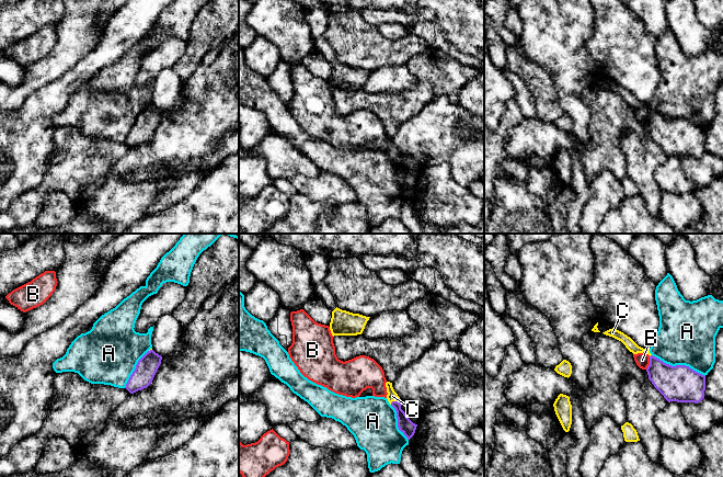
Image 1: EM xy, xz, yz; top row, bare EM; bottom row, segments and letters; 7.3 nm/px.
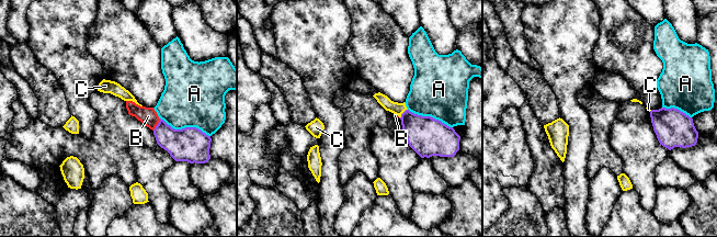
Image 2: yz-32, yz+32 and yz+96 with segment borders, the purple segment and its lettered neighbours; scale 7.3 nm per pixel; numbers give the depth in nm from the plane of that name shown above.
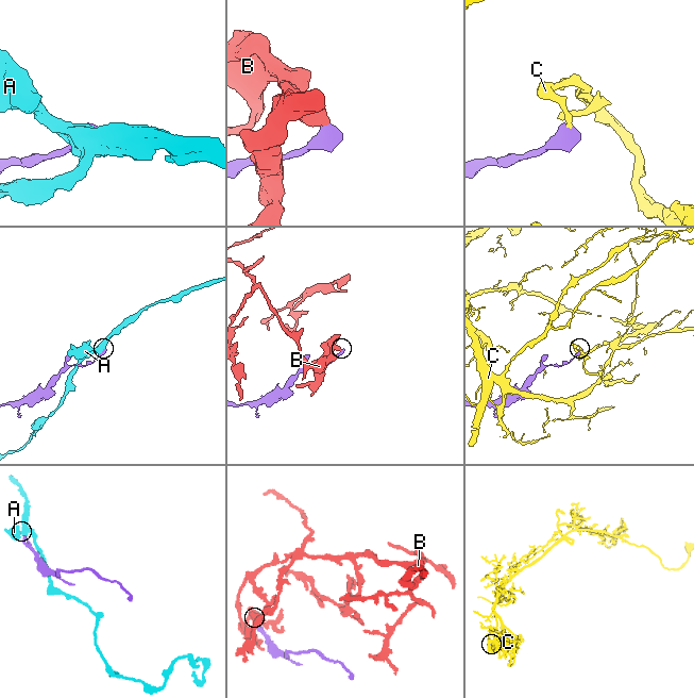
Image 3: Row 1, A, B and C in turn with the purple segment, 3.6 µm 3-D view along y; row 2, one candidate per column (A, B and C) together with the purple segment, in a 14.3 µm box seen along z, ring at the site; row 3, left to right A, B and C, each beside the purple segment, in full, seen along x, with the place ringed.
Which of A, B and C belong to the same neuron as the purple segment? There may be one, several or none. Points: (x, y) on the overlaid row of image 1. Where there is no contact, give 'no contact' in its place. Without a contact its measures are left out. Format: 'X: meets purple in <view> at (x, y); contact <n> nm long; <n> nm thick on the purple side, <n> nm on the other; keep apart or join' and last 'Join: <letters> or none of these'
A: meets purple in yz at (678, 365); contact 420 nm long; 260 nm thick on the purple side, 420 nm on the other; keep apart
B: meets purple in yz at (650, 363); contact 100 nm long; 260 nm thick on the purple side, 110 nm on the other; keep apart
C: meets purple in xz at (394, 401); contact 80 nm long; 110 nm thick on the purple side, 80 nm on the other; join
Join: C

